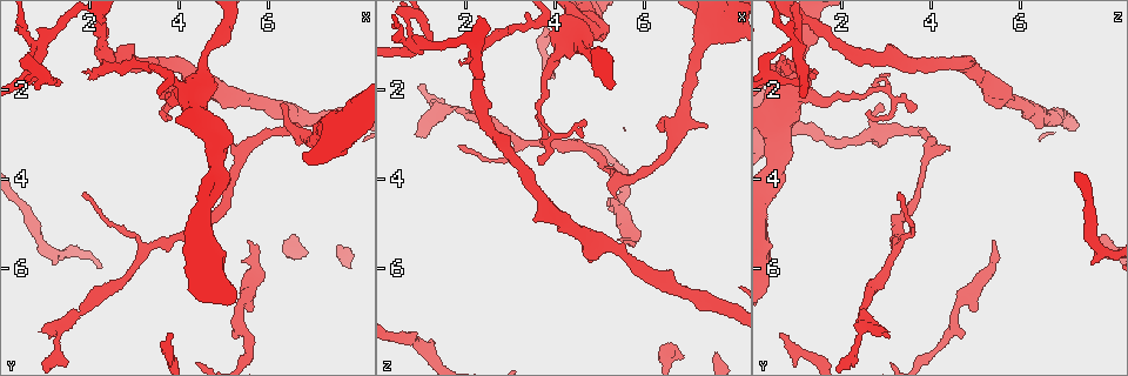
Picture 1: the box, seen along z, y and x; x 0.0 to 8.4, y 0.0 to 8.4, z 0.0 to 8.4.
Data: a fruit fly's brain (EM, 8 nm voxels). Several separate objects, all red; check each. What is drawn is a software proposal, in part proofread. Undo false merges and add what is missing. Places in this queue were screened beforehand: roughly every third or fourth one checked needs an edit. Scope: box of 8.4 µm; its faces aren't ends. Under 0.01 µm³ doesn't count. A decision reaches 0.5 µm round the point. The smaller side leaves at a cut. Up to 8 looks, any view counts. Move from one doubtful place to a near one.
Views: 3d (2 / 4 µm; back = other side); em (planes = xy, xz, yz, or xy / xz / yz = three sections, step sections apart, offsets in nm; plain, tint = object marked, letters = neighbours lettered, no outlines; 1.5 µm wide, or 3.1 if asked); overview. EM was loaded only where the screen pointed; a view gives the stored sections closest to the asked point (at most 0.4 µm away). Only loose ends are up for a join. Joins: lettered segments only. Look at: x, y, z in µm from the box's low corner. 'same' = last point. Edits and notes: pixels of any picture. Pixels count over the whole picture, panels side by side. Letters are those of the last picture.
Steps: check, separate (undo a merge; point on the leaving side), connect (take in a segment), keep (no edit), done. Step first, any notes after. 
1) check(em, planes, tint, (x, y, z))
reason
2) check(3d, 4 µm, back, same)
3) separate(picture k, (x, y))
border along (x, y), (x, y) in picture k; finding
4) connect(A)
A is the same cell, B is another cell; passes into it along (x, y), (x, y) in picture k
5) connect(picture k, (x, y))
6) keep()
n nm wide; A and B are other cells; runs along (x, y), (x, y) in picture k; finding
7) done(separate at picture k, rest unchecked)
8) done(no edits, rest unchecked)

check(em, xz, step 8, tint, (3.85, 2.35, 1.55))

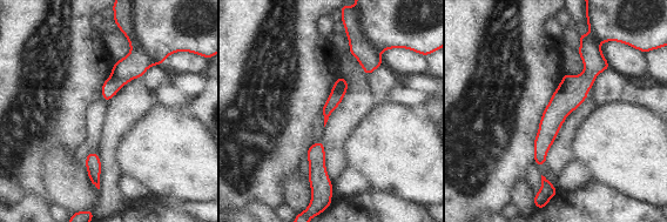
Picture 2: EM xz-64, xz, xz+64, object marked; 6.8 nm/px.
check(em, planes, letters, same)

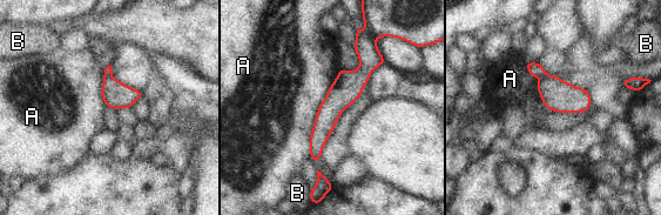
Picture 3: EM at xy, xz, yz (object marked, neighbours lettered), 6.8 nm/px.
separate(picture 3, (115, 94))
A and B are other cells; the part that leaves runs along (366, 48), (314, 156) in picture 3; two cells meet here

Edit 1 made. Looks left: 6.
check(overview)

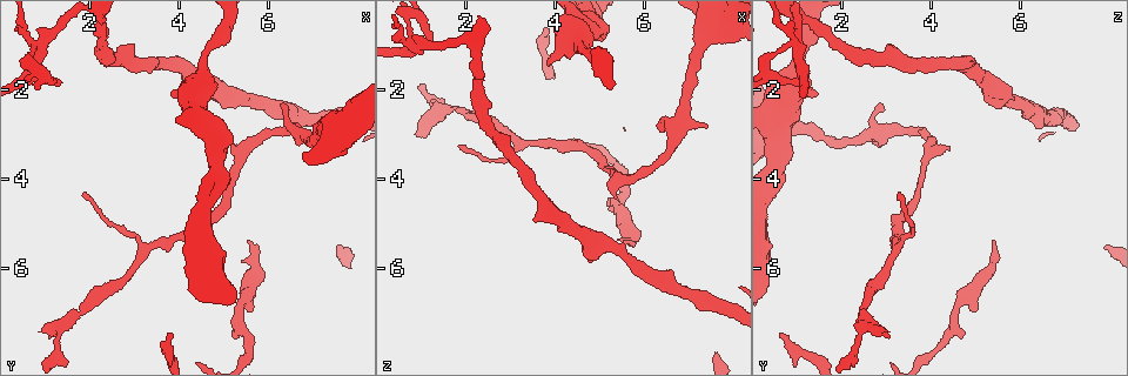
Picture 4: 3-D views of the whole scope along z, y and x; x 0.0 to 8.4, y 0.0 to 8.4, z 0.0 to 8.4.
check(3d, 4 µm, back, (0.95, 0.95, 0.95))
looks like a crossing

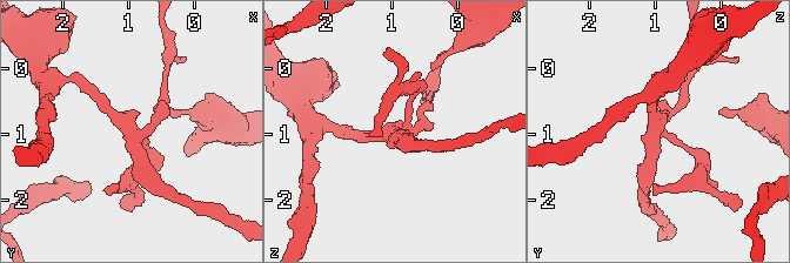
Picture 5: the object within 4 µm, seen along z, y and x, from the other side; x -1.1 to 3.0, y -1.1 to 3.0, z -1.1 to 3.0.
check(em, planes, letters, (0.85, 0.95, 1.00))
4 arms

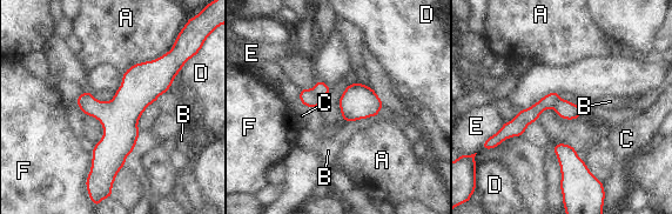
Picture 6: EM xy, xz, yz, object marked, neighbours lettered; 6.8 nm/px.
separate(picture 6, (321, 89))
A, B, C, D, E and F are other cells; the part that leaves runs along (555, 94), (503, 134) in picture 6; two cells meet here

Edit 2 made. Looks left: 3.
done(separate at picture 3, separate at picture 6, rest unchecked)

